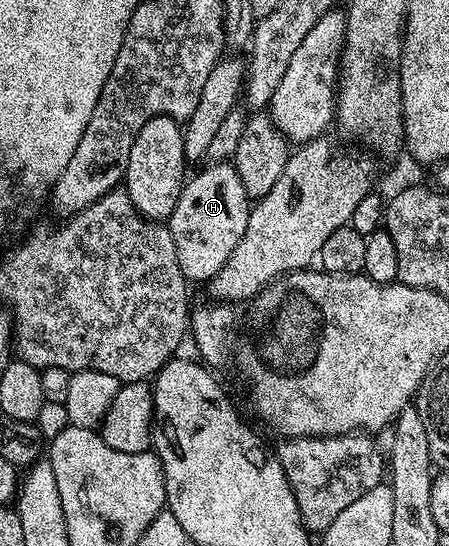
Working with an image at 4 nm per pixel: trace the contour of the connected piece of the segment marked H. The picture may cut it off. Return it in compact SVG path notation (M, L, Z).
M221 160L205 165L205 167L205 170L198 171L193 178L191 175L185 181L184 187L180 189L178 204L174 208L171 218L167 219L166 222L168 230L174 236L174 252L178 252L178 268L182 268L185 279L192 284L195 284L195 282L201 282L201 284L207 283L222 268L222 264L226 264L226 260L230 260L230 252L234 252L234 248L238 248L238 240L242 240L242 232L246 232L246 220L248 219L250 209L248 193L246 192L246 188L242 188L242 180L238 180L238 172L231 161Z

